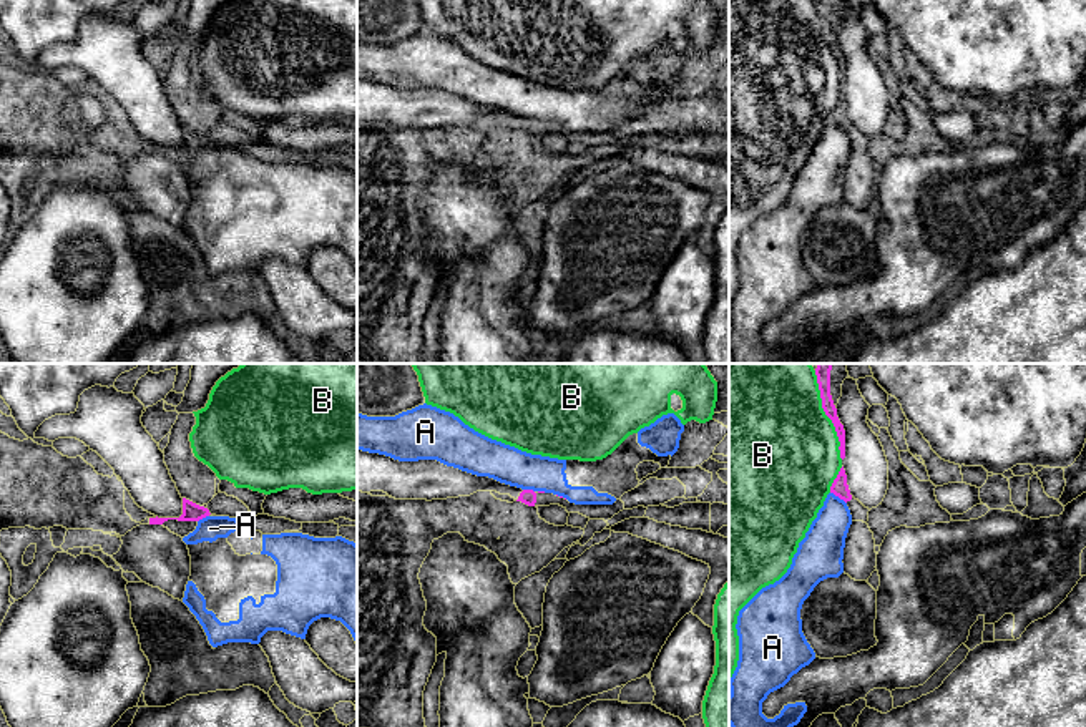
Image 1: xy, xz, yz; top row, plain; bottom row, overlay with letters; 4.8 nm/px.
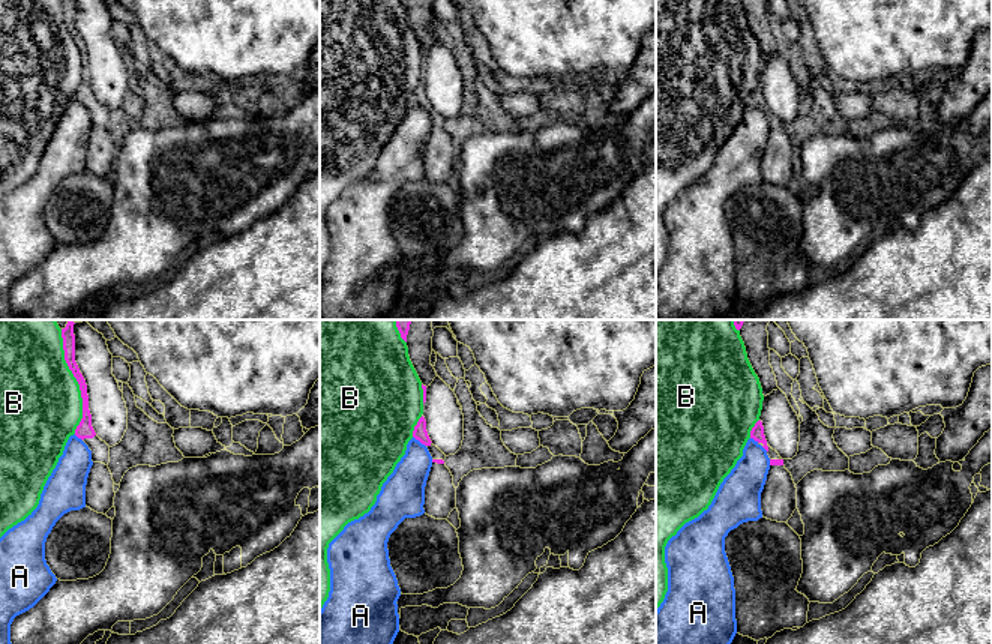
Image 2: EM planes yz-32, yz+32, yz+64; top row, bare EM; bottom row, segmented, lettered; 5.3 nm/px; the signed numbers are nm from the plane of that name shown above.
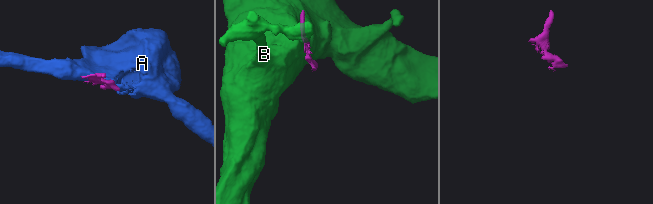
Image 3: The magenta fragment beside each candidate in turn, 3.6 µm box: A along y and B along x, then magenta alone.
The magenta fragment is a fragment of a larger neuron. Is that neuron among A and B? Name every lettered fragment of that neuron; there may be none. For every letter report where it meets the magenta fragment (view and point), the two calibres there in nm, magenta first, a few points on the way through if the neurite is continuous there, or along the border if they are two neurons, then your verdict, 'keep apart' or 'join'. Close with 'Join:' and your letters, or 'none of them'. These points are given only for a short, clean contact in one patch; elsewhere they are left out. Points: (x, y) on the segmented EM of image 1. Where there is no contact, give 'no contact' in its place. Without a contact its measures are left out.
A: contact yz (839, 497); calibres 80 and 200 nm; border yz (831, 492), (846, 503); keep apart
B: contact yz (826, 414); calibres 80 and 500 nm; keep apart
Join: none of them

